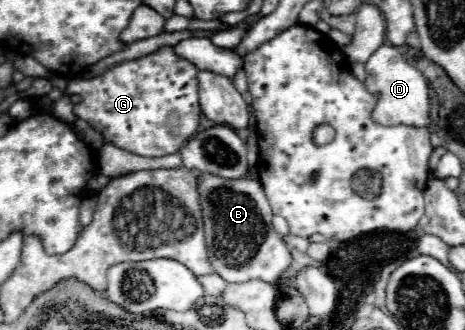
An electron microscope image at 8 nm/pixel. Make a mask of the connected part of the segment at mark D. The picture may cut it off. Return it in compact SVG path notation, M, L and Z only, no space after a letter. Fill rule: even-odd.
M382 44L366 62L366 72L366 88L378 96L378 104L372 112L374 122L382 126L406 124L414 128L426 128L430 124L430 96L426 78L414 66L410 66L394 46Z

